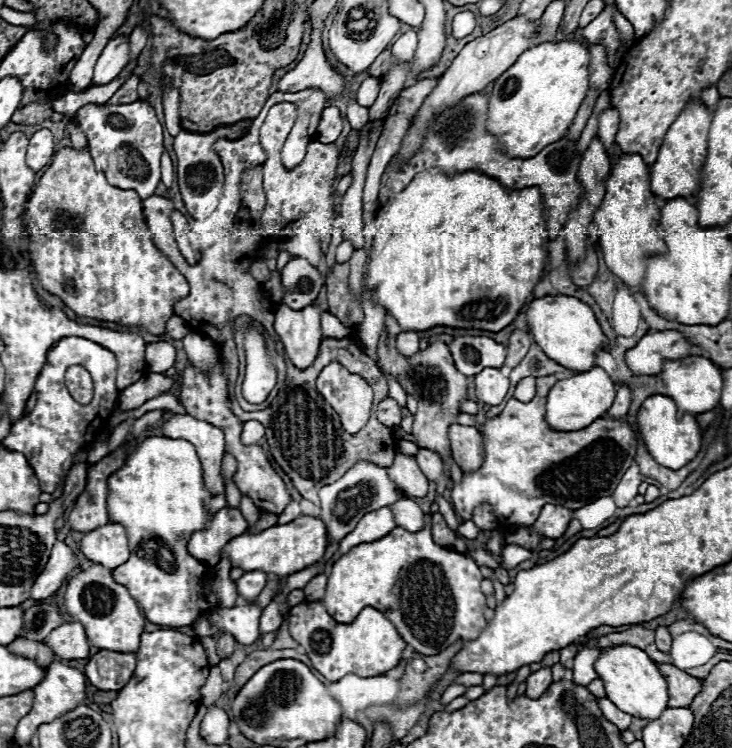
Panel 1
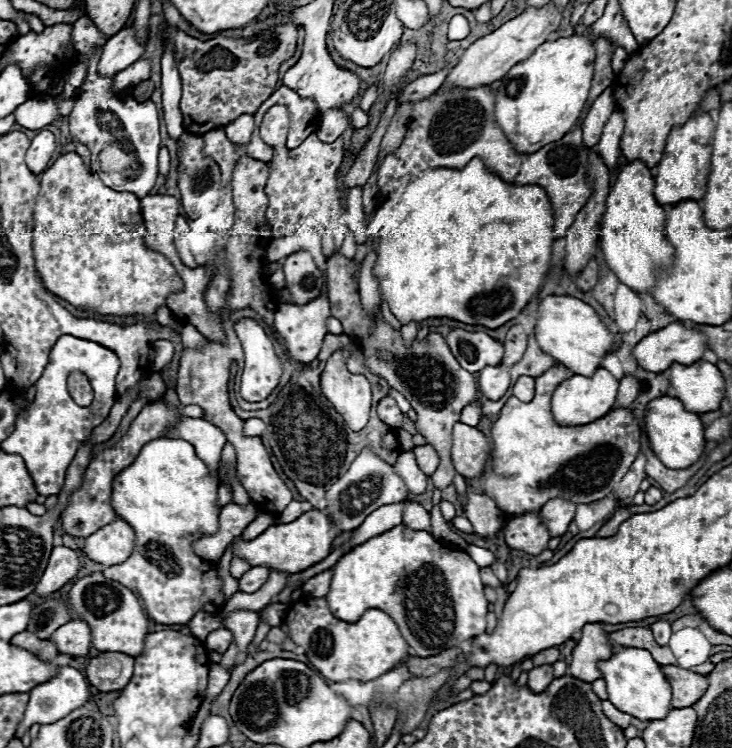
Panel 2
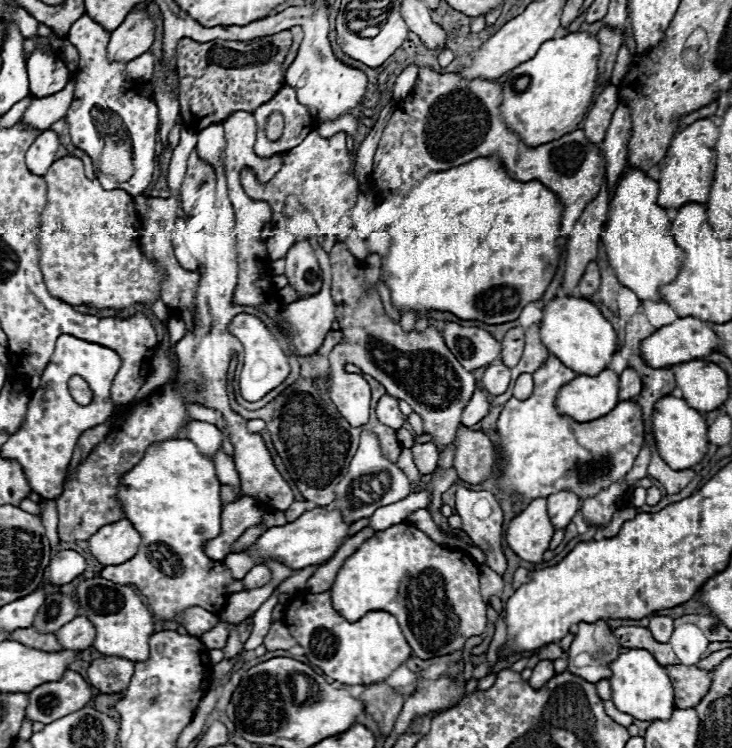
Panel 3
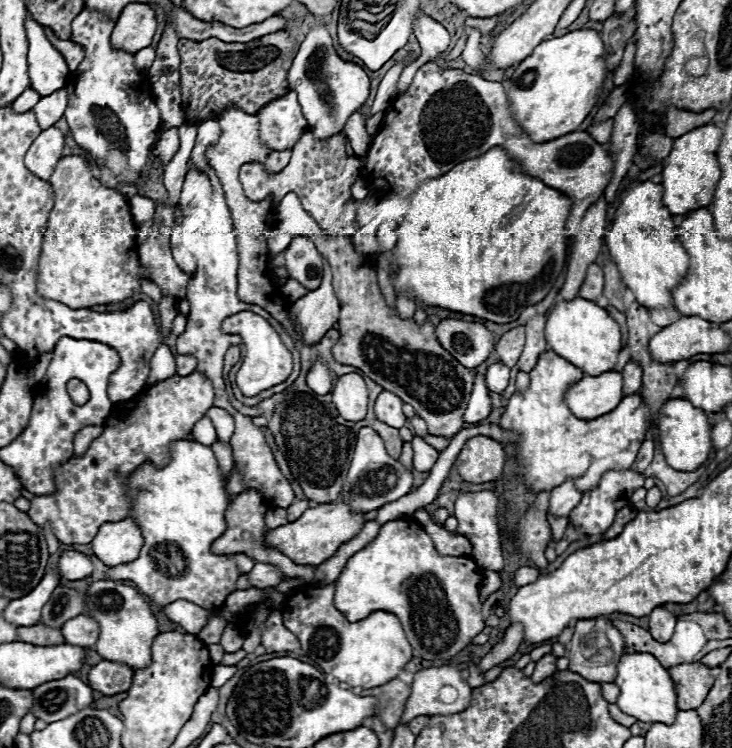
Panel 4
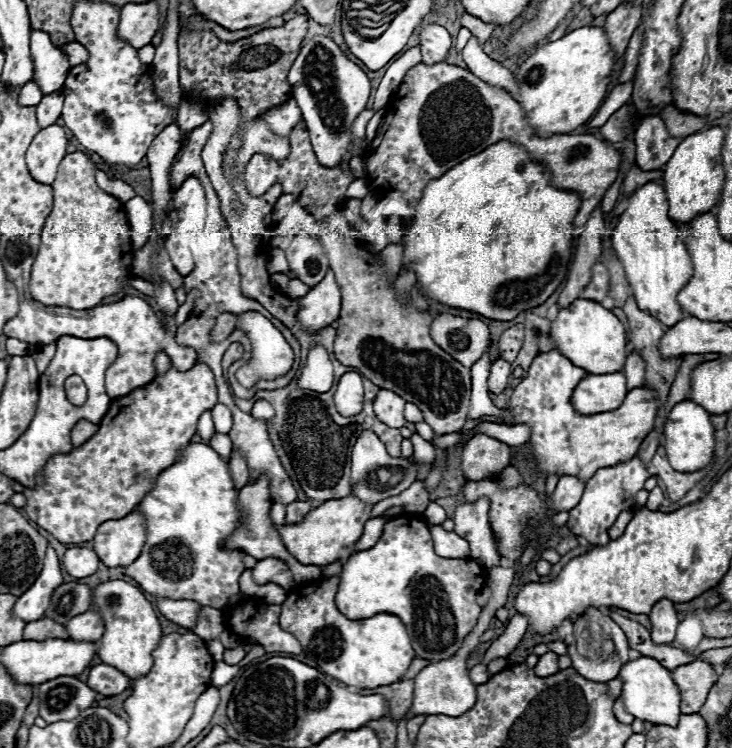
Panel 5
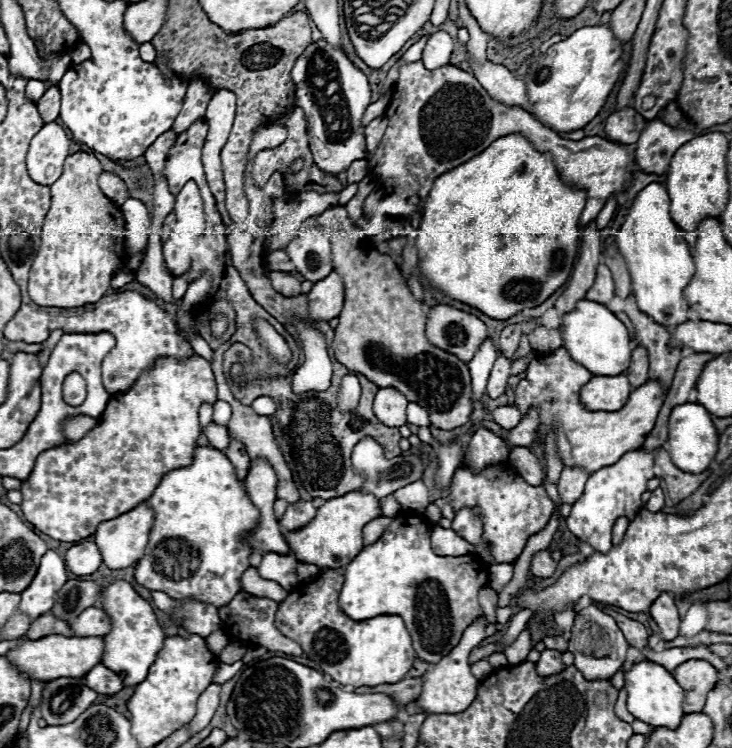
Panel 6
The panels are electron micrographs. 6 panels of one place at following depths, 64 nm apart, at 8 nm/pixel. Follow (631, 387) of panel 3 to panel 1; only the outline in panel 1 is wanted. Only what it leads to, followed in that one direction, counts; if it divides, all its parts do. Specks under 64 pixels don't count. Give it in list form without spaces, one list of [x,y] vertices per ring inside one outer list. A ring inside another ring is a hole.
[[[620,386],[618,394],[616,394],[616,400],[614,400],[612,408],[606,412],[606,416],[610,416],[610,418],[622,418],[622,416],[626,416],[626,412],[630,408],[630,402],[632,402],[632,390],[630,390],[630,386]]]

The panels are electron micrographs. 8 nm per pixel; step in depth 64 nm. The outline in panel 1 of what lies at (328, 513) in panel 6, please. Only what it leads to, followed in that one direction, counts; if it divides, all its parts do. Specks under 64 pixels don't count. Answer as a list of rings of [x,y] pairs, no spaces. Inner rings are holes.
[[[300,516],[290,524],[277,524],[258,534],[242,534],[232,538],[224,546],[222,556],[228,556],[230,564],[240,566],[244,572],[264,570],[266,574],[290,576],[294,572],[300,572],[316,564],[324,556],[326,546],[328,546],[328,536],[324,522],[318,516]]]

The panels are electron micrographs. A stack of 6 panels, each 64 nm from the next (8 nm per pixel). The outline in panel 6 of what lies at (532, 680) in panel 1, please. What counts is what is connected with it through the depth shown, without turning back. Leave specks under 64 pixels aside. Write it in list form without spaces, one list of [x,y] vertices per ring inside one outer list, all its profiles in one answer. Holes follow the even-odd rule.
[[[544,650],[540,660],[536,662],[536,672],[538,674],[546,674],[546,676],[558,674],[564,668],[566,666],[562,664],[562,652],[558,652],[558,650]]]

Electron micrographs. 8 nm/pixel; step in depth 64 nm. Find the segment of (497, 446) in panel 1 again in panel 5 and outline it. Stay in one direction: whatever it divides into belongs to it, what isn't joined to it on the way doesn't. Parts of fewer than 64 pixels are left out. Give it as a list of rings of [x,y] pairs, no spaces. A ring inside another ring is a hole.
[[[550,350],[532,360],[526,378],[522,378],[514,388],[510,412],[514,414],[516,424],[528,424],[532,428],[528,444],[534,450],[534,464],[540,476],[548,476],[552,472],[558,476],[574,474],[588,482],[596,470],[630,460],[654,426],[660,402],[658,394],[648,386],[630,390],[618,410],[588,416],[576,412],[572,406],[572,394],[586,376],[586,370],[574,366],[558,350]]]

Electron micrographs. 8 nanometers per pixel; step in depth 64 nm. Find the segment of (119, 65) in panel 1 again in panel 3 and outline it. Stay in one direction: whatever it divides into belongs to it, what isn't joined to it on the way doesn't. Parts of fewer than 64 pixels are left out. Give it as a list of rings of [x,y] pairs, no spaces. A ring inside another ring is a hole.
[[[134,6],[124,22],[112,32],[108,44],[110,60],[134,60],[154,42],[154,22],[146,8]]]

